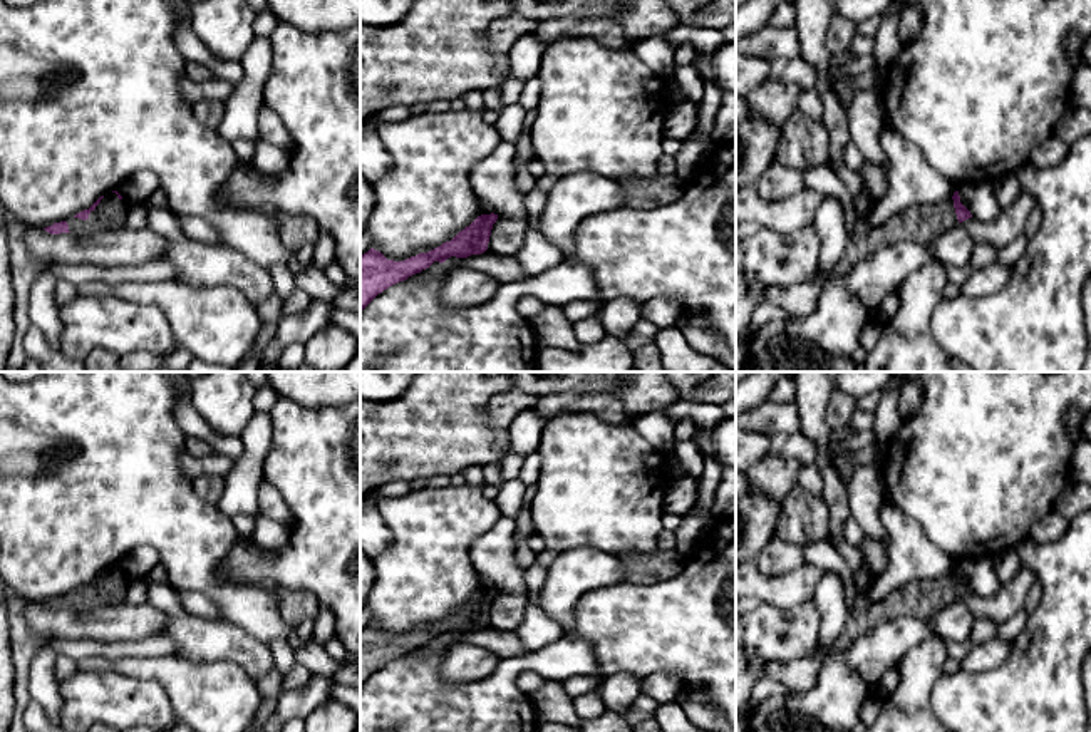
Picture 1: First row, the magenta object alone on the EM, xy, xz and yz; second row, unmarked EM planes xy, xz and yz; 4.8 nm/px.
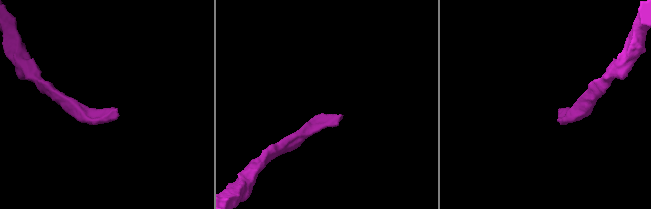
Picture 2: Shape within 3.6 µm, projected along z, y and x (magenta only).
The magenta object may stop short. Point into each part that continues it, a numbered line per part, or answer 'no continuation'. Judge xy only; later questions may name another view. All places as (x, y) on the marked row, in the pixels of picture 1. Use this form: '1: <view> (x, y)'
1: xy (111, 211)

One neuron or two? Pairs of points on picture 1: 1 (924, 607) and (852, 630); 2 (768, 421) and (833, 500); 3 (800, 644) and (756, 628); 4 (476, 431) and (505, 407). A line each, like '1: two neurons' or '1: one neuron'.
1: one neuron
2: two neurons
3: one neuron
4: two neurons

